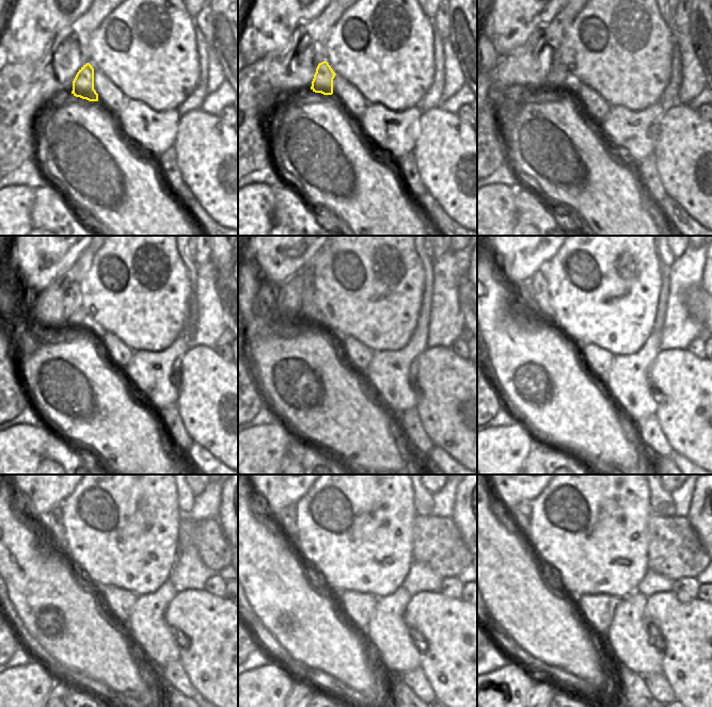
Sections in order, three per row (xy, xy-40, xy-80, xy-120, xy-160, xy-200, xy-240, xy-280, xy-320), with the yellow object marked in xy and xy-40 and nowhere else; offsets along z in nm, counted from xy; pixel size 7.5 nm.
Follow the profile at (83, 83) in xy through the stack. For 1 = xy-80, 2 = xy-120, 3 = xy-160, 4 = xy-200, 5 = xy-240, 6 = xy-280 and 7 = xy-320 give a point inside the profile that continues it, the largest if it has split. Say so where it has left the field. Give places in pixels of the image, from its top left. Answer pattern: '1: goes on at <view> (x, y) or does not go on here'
1: goes on at xy-80 (558, 78)
2: goes on at xy-120 (79, 317)
3: goes on at xy-160 (307, 305)
4: goes on at xy-200 (539, 285)
5: goes on at xy-240 (52, 518)
6: goes on at xy-280 (287, 517)
7: goes on at xy-320 (521, 514)

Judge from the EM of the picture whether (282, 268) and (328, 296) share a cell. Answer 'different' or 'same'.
different

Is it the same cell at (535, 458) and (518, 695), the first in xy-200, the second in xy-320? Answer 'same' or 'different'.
different

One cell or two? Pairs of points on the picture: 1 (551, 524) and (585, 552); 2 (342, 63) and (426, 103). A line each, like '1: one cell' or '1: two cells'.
1: one cell
2: two cells

